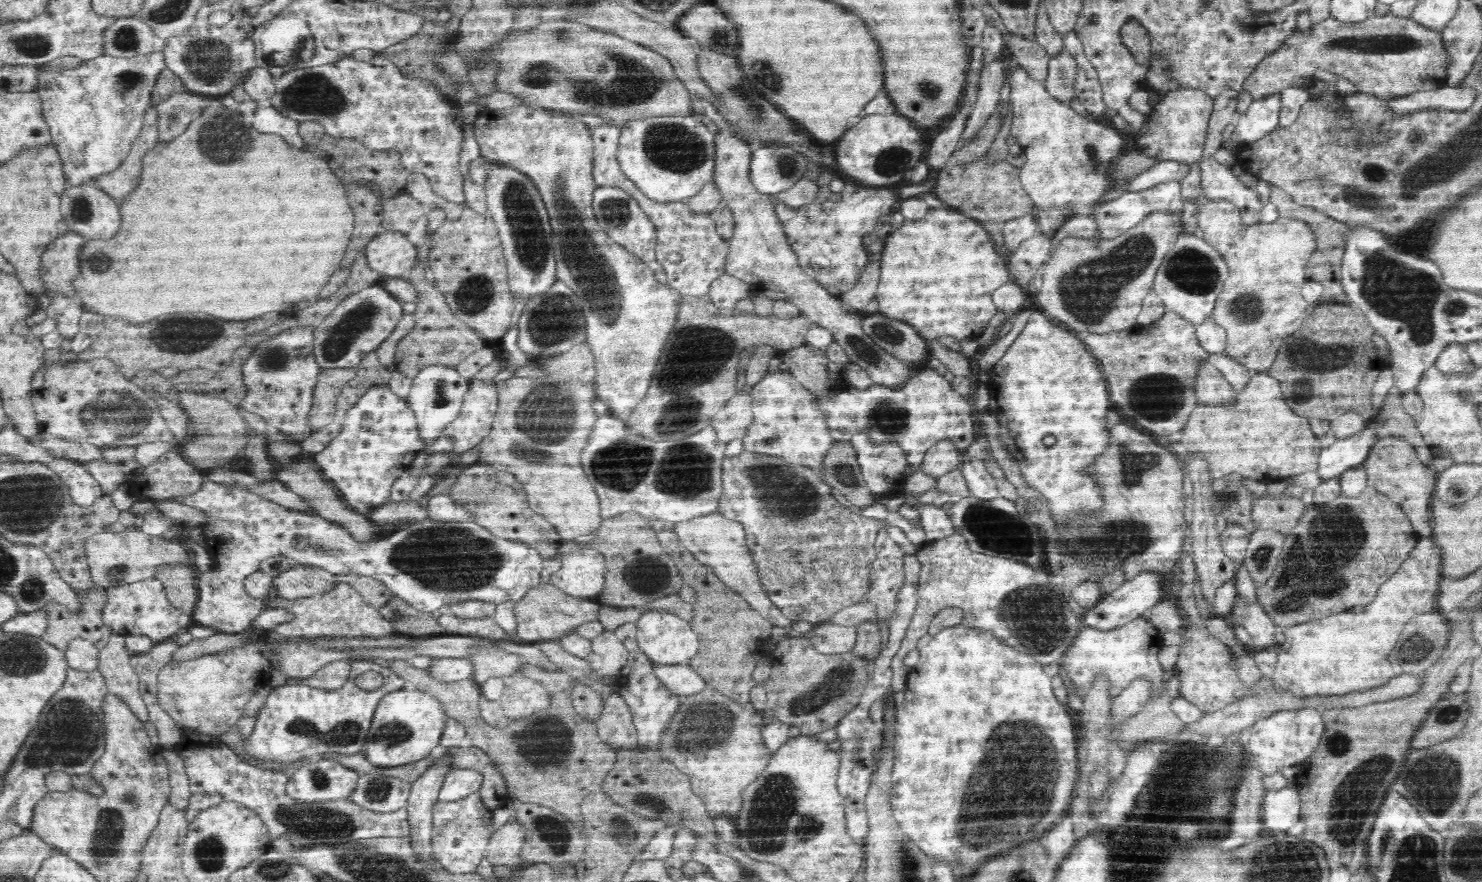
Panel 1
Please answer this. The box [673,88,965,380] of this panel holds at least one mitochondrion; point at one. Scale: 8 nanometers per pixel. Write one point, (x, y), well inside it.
(892, 162)

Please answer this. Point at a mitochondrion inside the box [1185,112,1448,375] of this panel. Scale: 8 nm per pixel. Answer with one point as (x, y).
(1367, 194)

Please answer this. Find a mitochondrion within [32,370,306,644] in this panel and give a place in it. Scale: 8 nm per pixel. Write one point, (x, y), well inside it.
(106, 405)

